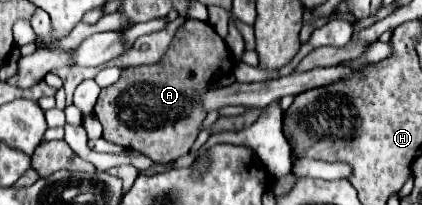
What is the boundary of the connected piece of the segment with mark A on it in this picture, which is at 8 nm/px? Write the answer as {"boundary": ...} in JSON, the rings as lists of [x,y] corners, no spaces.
{"boundary":[[[188,18],[156,64],[126,68],[118,82],[100,92],[94,116],[102,124],[102,138],[138,150],[154,162],[178,160],[190,152],[206,118],[200,90],[220,88],[220,80],[232,74],[234,66],[232,52],[214,28],[208,22]]]}

